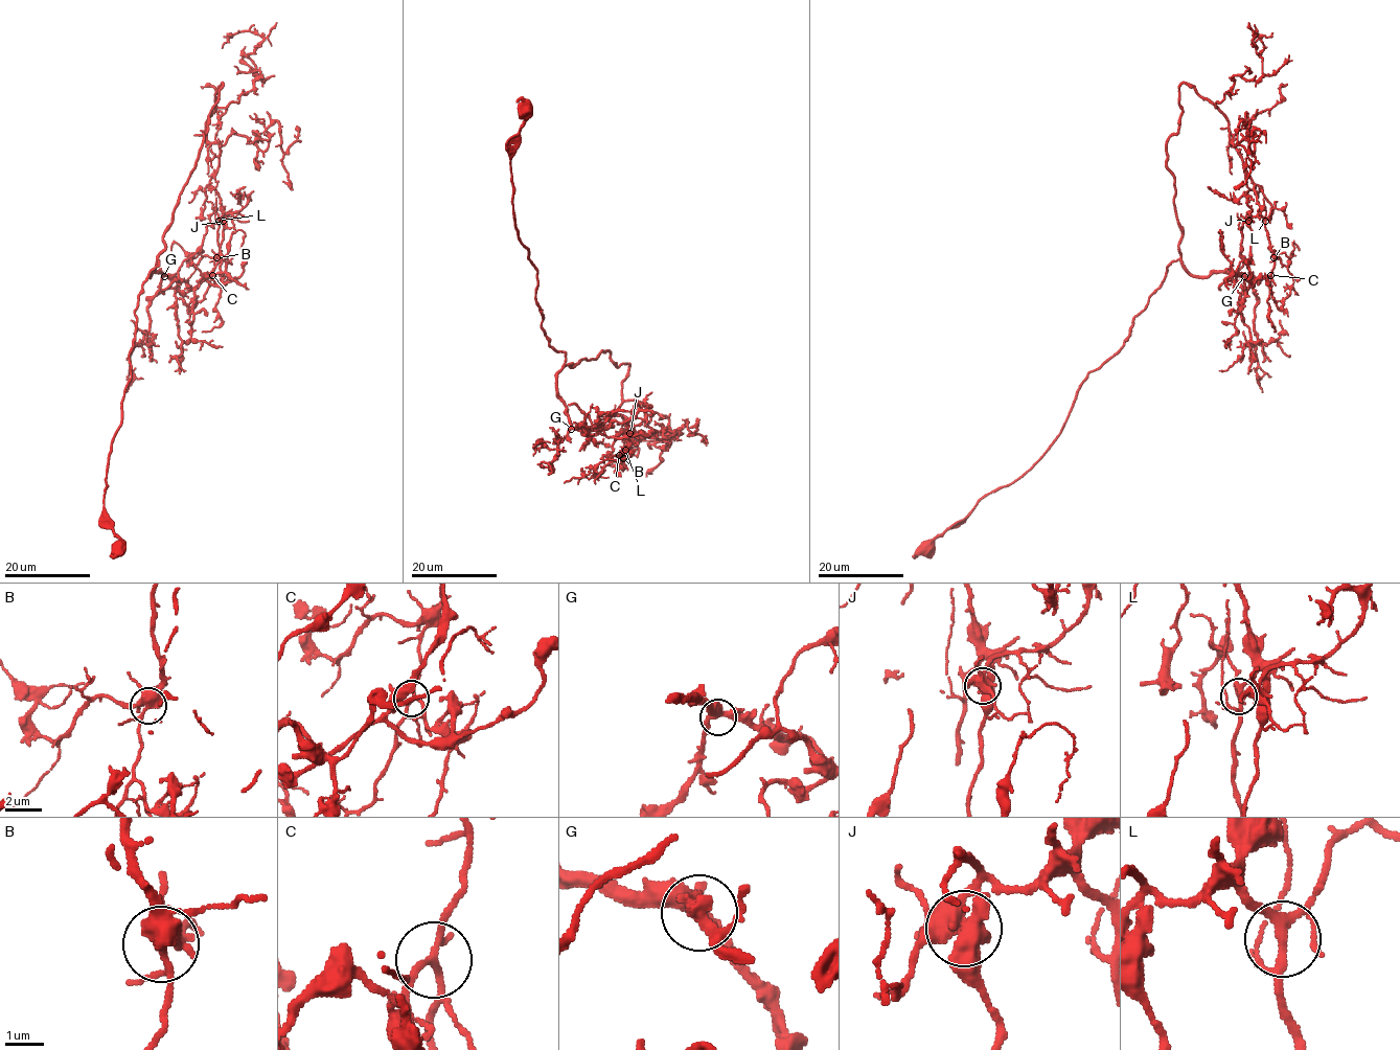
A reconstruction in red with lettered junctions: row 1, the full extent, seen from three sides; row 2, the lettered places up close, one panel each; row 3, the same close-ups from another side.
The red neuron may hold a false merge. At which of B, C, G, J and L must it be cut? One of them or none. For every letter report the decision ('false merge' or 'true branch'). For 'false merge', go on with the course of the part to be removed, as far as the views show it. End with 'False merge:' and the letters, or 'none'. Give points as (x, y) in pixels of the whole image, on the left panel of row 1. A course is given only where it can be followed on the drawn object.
B: true branch
C: true branch
G: true branch
J: false merge; course (223, 221), (220, 260), (206, 278), (191, 289), (178, 275), (178, 270), (202, 244), (206, 226)
L: true branch
False merge: J

